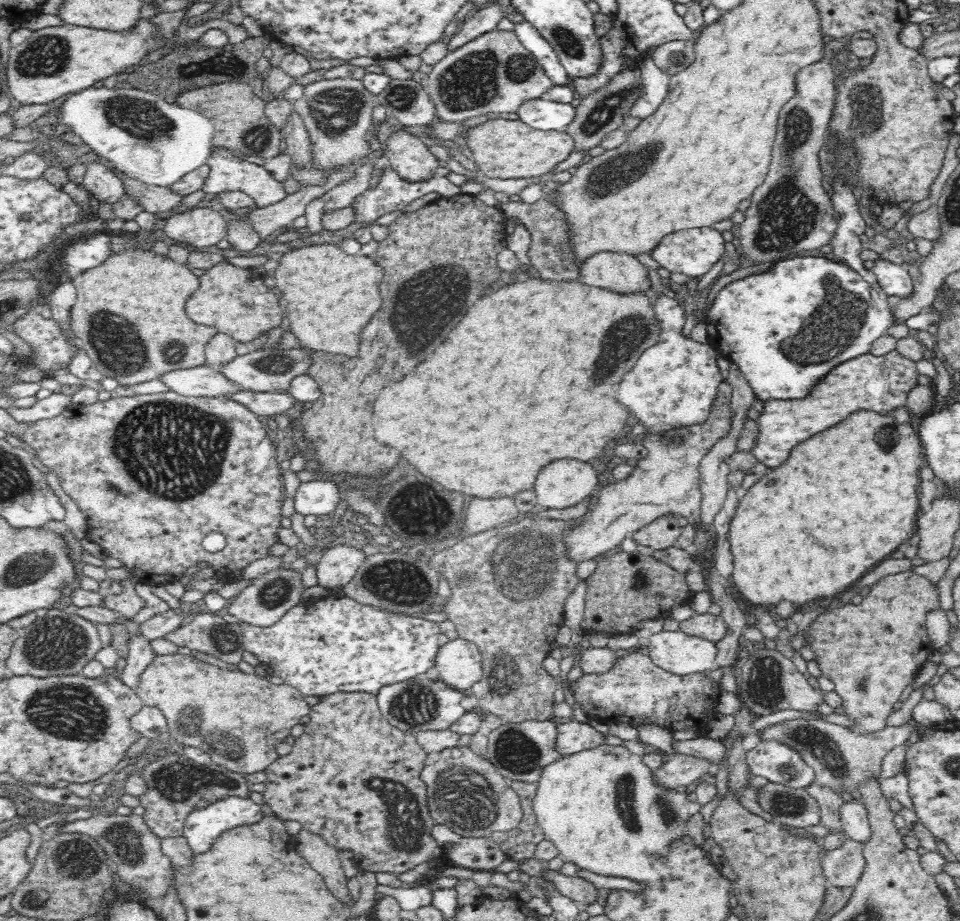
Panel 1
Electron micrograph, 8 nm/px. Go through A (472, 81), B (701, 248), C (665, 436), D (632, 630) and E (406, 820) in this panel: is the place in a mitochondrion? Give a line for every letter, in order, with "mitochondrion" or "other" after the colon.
A: mitochondrion
B: other
C: other
D: other
E: mitochondrion

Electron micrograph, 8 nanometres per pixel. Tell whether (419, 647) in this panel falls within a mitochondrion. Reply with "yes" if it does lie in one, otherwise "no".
no

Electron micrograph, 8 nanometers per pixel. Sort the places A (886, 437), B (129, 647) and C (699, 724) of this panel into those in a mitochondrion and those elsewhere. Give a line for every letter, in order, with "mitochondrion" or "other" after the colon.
A: mitochondrion
B: other
C: other

